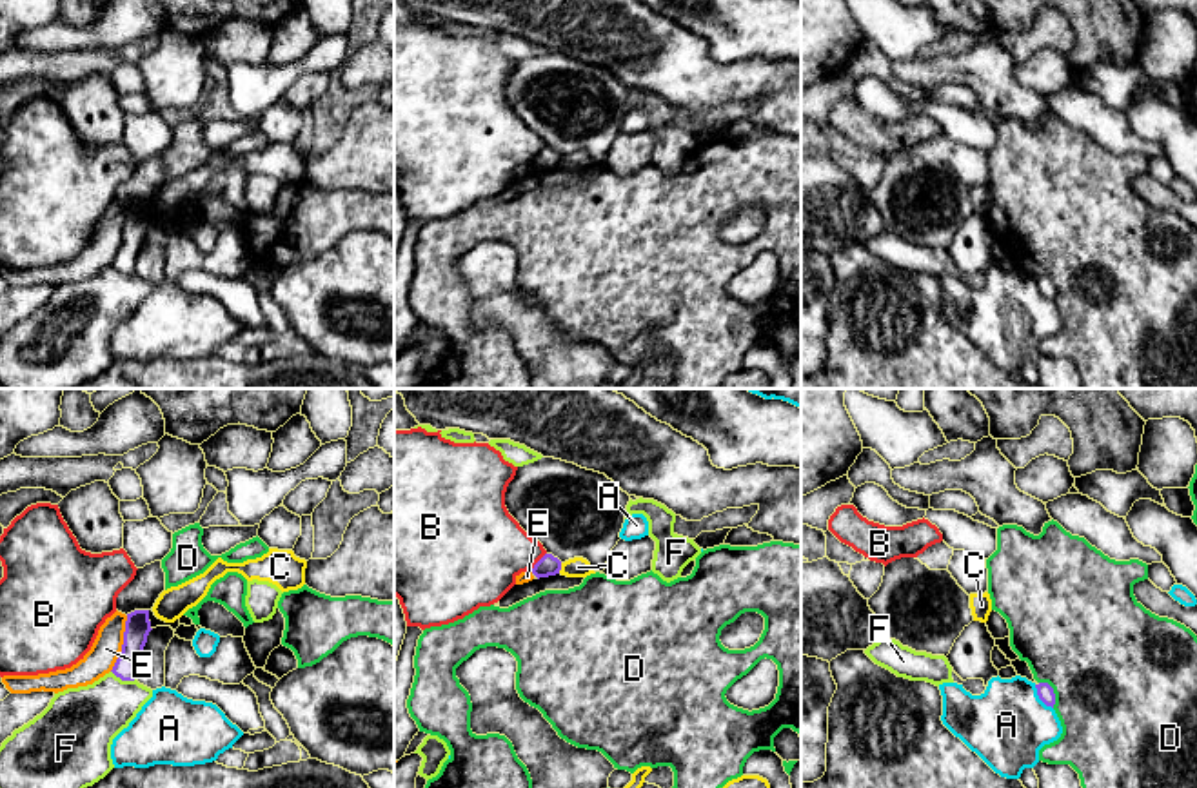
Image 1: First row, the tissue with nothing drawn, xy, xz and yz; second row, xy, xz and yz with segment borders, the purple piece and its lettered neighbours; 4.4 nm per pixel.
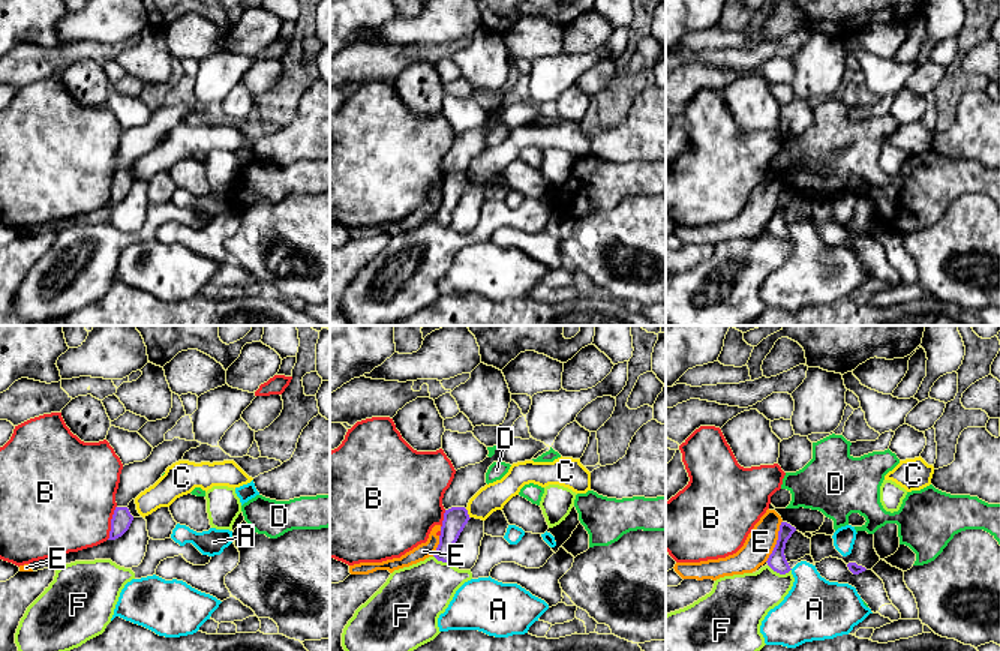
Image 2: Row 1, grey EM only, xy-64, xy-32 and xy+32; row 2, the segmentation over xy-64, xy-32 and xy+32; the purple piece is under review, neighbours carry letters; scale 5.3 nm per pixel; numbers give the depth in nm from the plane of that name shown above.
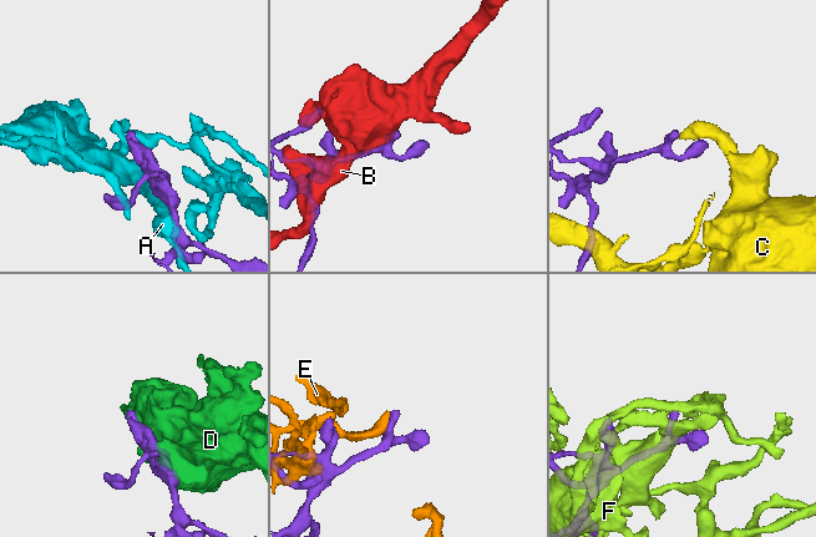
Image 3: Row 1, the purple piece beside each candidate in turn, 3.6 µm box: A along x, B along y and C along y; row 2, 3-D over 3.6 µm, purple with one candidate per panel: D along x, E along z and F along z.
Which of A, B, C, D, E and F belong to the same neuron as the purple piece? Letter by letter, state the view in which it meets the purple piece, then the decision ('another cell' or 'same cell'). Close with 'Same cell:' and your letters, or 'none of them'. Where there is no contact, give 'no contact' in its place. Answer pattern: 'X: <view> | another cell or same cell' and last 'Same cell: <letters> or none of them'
A: yz | another cell
B: xz | another cell
C: xz | another cell
D: yz | another cell
E: xy | another cell
F: xy | another cell
Same cell: none of them

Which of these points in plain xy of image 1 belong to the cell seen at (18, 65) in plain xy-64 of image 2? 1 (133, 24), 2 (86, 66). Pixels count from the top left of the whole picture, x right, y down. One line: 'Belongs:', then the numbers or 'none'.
Belongs: 2

